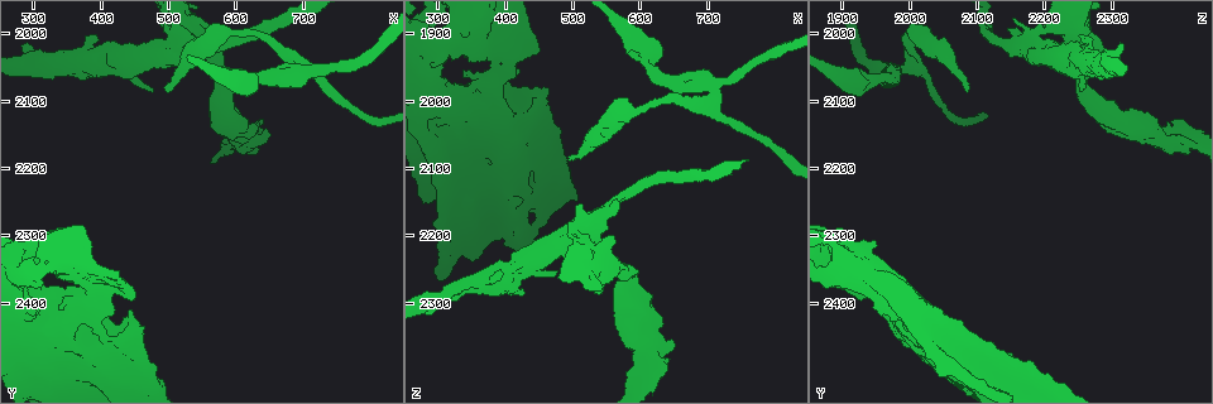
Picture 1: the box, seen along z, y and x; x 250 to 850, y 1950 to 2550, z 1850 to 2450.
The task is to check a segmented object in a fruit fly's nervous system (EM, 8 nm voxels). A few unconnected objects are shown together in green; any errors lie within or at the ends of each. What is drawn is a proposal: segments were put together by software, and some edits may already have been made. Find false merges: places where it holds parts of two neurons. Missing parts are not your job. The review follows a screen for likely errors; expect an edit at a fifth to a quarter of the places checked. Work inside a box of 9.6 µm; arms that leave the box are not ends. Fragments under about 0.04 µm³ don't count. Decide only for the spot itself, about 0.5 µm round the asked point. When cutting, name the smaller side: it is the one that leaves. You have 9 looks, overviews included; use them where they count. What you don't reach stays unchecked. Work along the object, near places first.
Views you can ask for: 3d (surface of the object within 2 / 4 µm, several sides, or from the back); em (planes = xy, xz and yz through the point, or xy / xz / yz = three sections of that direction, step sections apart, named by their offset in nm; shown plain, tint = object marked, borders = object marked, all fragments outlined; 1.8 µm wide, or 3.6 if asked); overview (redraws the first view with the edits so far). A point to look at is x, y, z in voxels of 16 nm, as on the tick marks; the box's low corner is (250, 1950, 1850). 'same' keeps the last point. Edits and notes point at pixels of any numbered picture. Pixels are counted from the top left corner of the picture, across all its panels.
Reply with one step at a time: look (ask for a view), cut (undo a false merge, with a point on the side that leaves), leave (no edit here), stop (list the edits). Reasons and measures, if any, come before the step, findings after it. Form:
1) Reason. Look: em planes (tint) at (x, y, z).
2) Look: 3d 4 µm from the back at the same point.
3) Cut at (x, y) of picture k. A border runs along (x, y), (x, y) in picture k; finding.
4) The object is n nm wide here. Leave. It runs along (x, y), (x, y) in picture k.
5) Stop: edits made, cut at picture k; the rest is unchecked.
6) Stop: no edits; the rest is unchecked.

Calibre changes. Look: em 3.6 µm planes (plain) at (360, 2485, 2080).

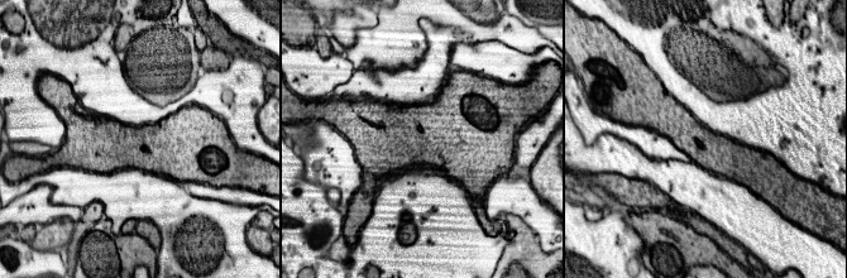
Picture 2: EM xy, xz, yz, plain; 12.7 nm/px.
Look: em 3.6 µm planes (tint) at the same point.

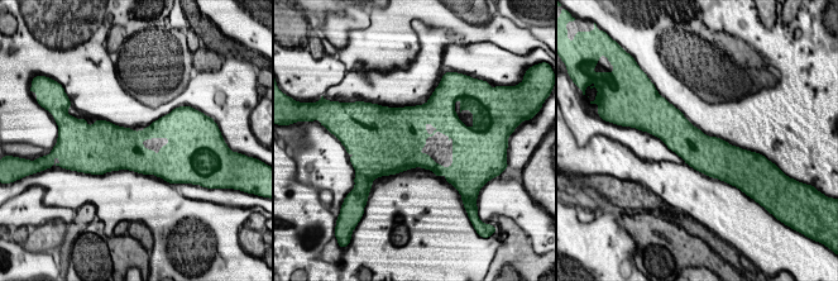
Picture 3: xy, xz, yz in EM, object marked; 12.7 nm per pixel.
Leave. All the same neuron.

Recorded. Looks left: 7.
Closes a loop. Look: em 3.6 µm xy step 16 (tint) at (340, 2415, 2000).

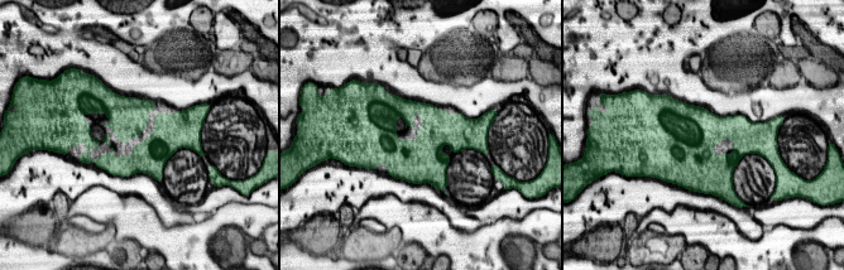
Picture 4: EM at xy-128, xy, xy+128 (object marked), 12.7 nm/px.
Look: em 3.6 µm planes (tint) at the same point.

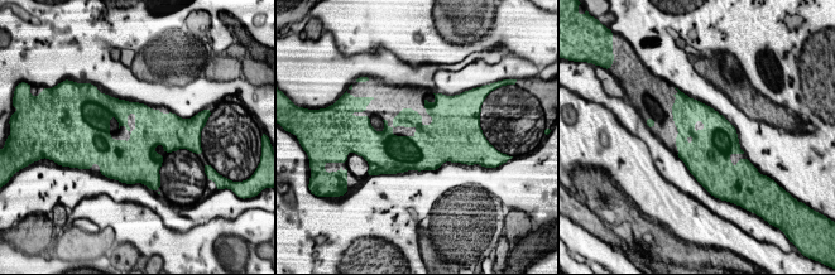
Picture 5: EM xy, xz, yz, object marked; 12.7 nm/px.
Leave. One neuron here.

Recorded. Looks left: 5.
Sharp bend. Look: 3d 4 µm at (335, 2310, 1890).

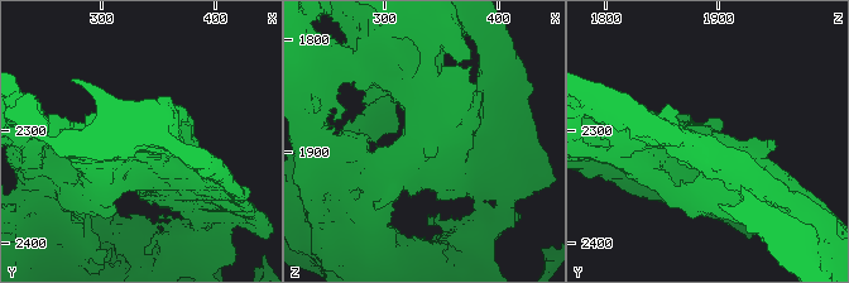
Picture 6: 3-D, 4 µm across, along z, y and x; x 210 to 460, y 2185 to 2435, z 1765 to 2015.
Now the EM. Look: em 3.6 µm xy step 4 (tint) at the same point.

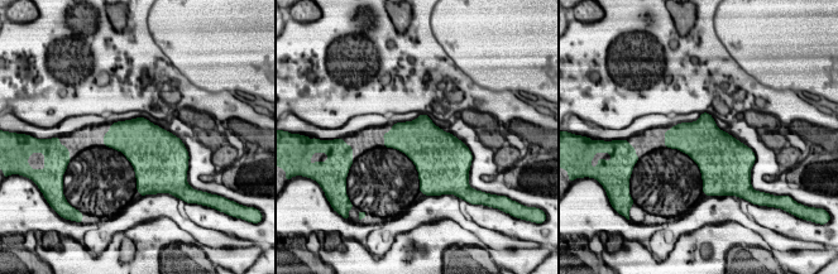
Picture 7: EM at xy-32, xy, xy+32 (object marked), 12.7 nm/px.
The object is 550 nm wide here. Leave. One neuron here.

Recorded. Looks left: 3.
Narrows sharply. Look: 3d 2 µm at (610, 2060, 1945).

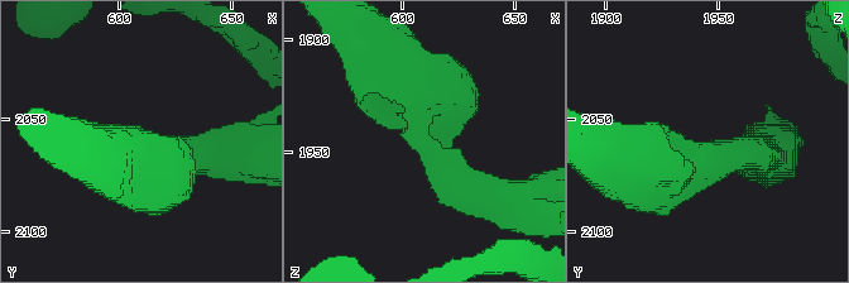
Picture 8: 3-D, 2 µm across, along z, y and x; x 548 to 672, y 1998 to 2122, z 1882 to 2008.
Look: em 3.6 µm yz step 4 (tint) at (608, 2066, 1945).

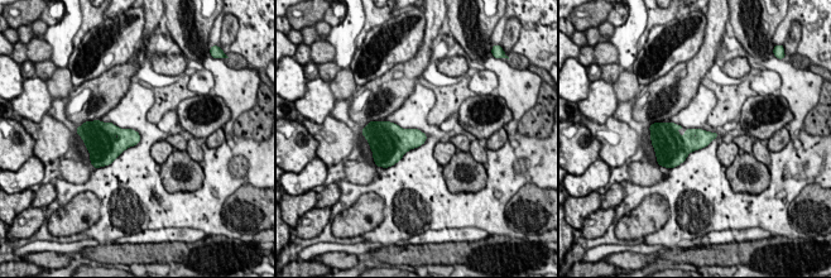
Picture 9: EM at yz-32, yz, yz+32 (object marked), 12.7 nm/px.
Look: em 3.6 µm planes (tint) at the same point.

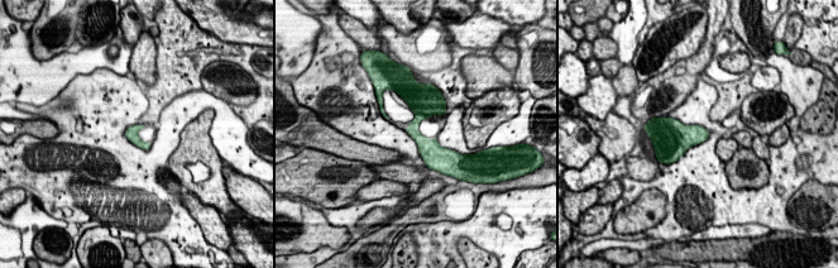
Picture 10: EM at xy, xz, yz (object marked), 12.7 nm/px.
The object is 160 nm wide here. Leave. It runs along (415, 96), (415, 134), (432, 164) in picture 10; all the same neuron.

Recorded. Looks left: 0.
Stop: no edits; the rest is unchecked.

